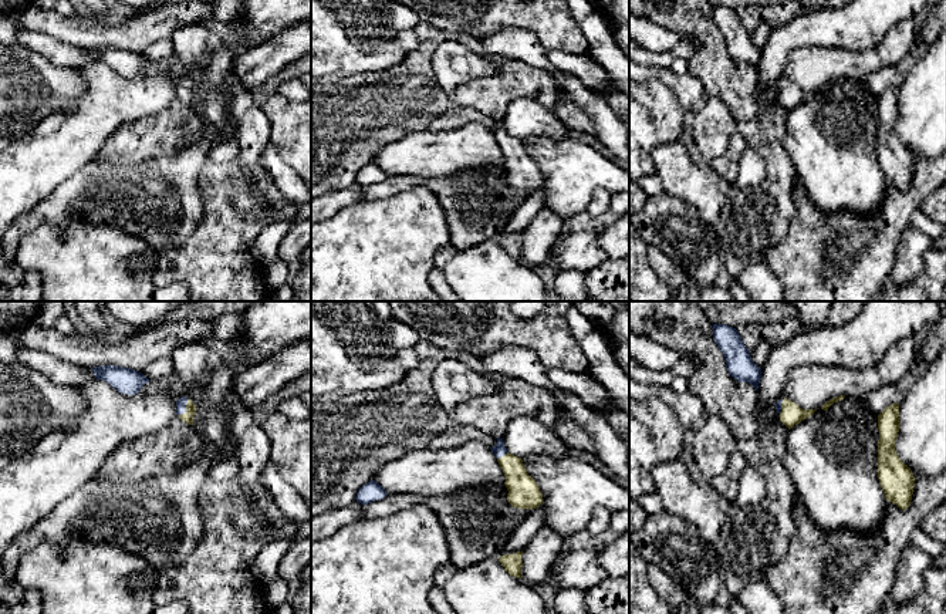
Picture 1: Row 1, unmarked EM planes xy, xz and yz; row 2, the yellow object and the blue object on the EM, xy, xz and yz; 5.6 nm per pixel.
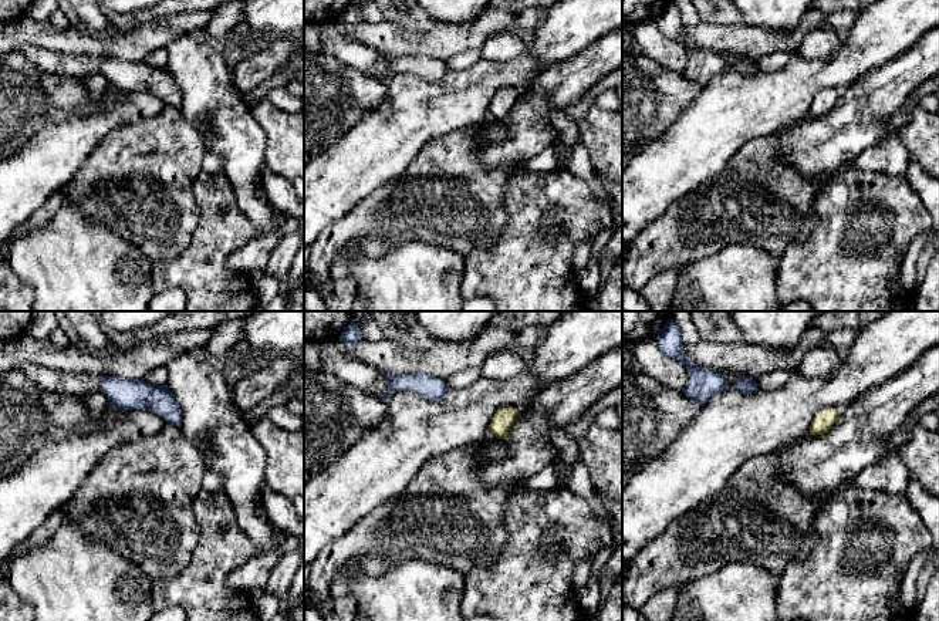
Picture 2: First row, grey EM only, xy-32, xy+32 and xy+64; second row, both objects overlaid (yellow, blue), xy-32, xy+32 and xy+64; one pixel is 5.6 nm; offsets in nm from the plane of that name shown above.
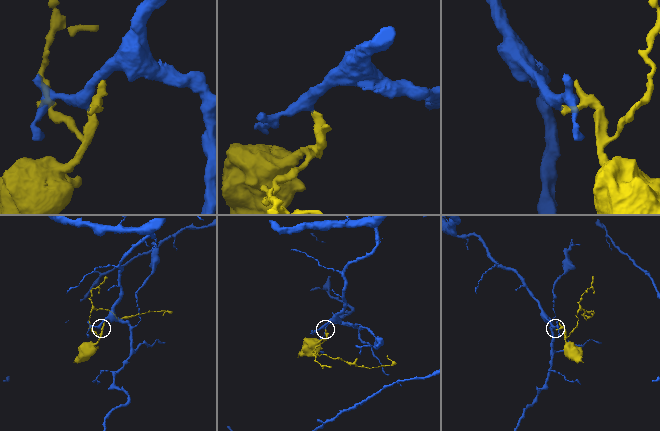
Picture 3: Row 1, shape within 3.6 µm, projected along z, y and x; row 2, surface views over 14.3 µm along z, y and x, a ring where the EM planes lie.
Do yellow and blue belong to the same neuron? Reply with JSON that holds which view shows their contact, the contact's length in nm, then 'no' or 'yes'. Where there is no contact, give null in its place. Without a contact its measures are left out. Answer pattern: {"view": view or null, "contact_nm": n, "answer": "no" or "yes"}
{"view": "xy", "contact_nm": 110, "answer": "yes"}

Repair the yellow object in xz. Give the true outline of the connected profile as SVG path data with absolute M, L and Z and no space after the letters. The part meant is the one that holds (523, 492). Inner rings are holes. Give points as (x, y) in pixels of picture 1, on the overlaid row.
M501 438L490 448L503 473L509 490L507 500L517 509L535 509L543 503L543 495L535 480L527 473L523 459L507 452Z

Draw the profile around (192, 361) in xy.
M192 341L178 347L172 355L173 370L190 385L187 399L196 406L193 426L199 429L209 411L223 409L230 414L229 433L234 448L227 459L239 465L234 478L243 490L261 485L261 476L271 459L271 442L253 414L233 394L232 367L205 341Z

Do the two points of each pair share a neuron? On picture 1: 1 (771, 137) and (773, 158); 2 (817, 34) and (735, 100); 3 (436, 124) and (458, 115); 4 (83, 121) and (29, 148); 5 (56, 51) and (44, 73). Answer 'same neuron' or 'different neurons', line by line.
1: same neuron
2: different neurons
3: same neuron
4: same neuron
5: different neurons

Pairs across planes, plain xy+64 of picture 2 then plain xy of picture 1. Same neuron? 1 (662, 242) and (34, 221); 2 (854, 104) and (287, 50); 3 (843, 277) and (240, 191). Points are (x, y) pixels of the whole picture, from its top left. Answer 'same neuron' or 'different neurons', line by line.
1: same neuron
2: same neuron
3: same neuron

